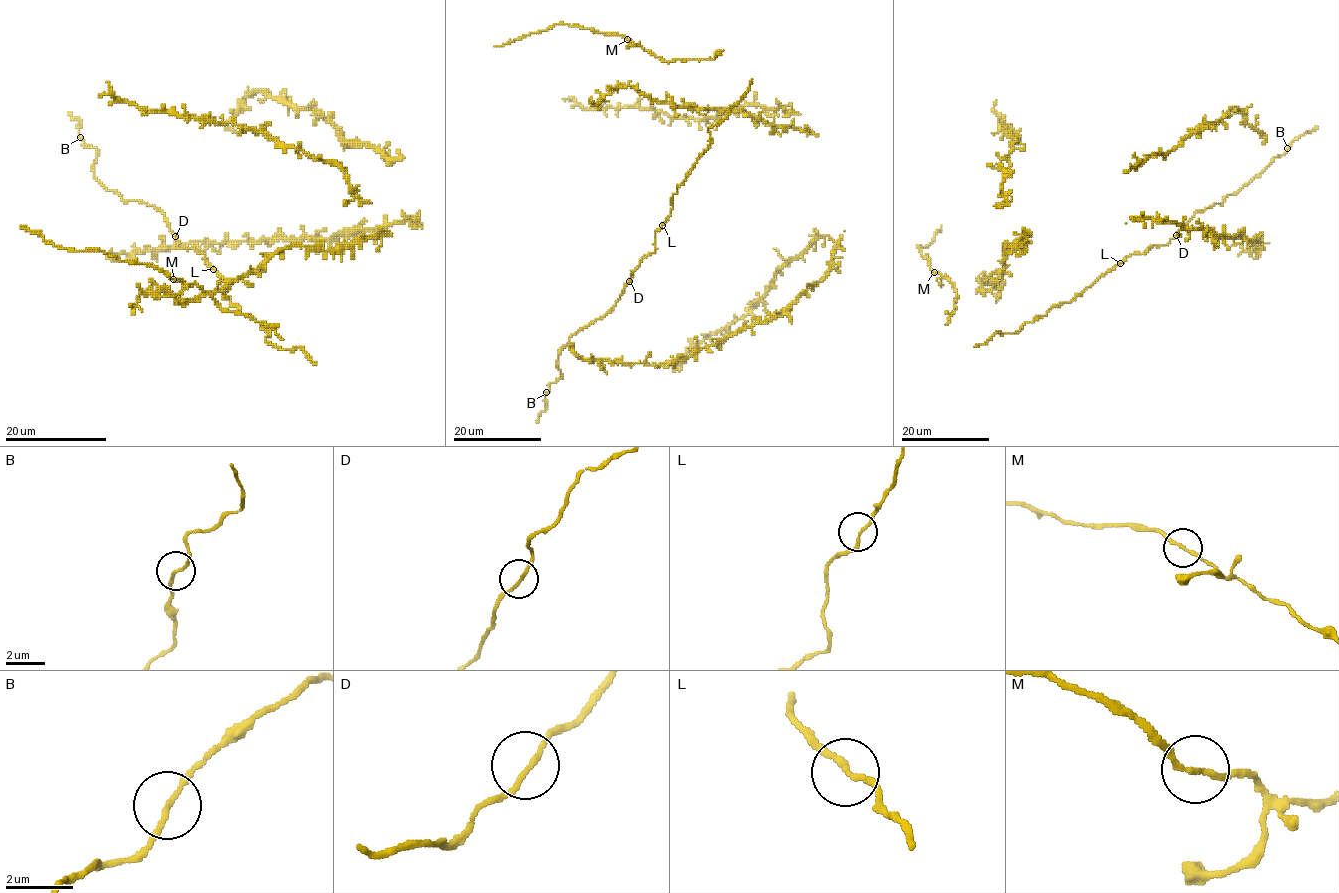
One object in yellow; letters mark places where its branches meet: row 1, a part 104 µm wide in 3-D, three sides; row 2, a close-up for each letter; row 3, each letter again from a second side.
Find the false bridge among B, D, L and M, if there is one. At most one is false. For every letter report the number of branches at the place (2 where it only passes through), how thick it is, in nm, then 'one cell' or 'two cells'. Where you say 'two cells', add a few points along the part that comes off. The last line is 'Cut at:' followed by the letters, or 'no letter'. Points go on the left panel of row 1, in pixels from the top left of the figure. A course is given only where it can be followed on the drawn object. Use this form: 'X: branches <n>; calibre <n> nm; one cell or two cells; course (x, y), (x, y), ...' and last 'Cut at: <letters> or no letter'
B: branches 2; calibre 130 nm; one cell
D: branches 2; calibre 140 nm; one cell
L: branches 2; calibre 140 nm; one cell
M: branches 2; calibre 150 nm; one cell
Cut at: no letter

